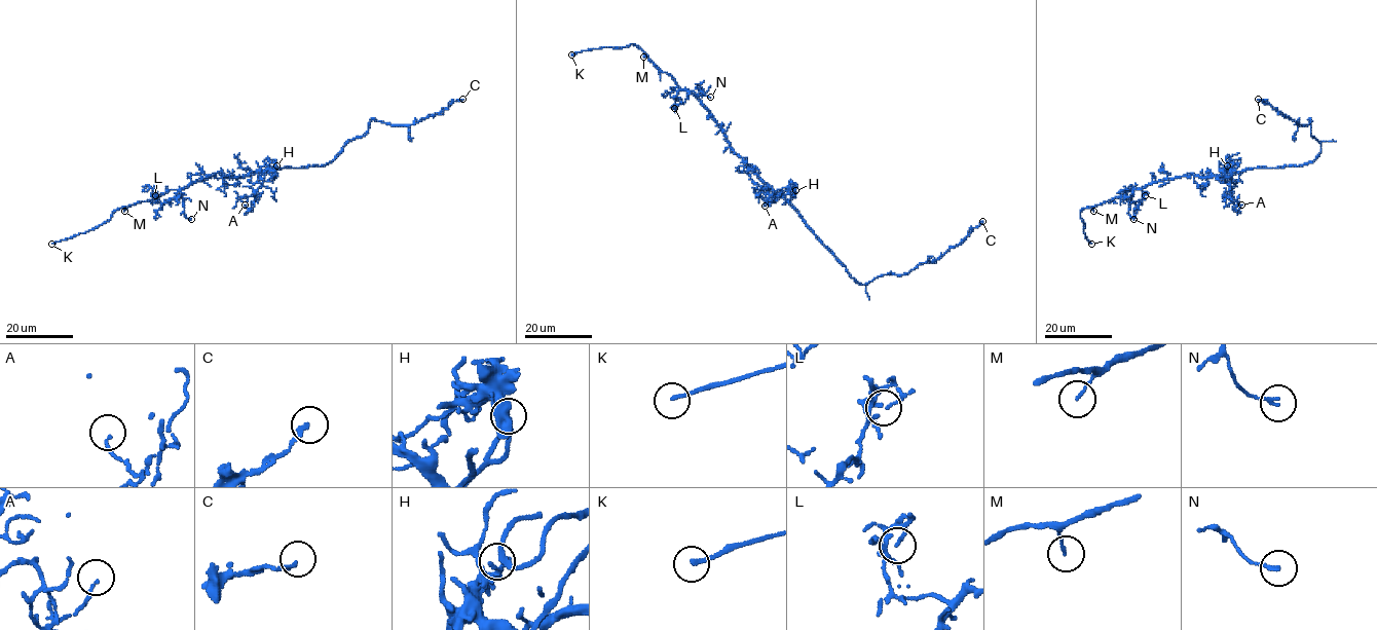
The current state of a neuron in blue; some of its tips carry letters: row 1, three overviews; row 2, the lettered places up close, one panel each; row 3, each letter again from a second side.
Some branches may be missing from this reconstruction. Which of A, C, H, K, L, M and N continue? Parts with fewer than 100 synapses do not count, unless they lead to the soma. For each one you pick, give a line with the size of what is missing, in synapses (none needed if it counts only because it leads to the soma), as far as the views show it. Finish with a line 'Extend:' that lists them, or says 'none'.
Extend: K

